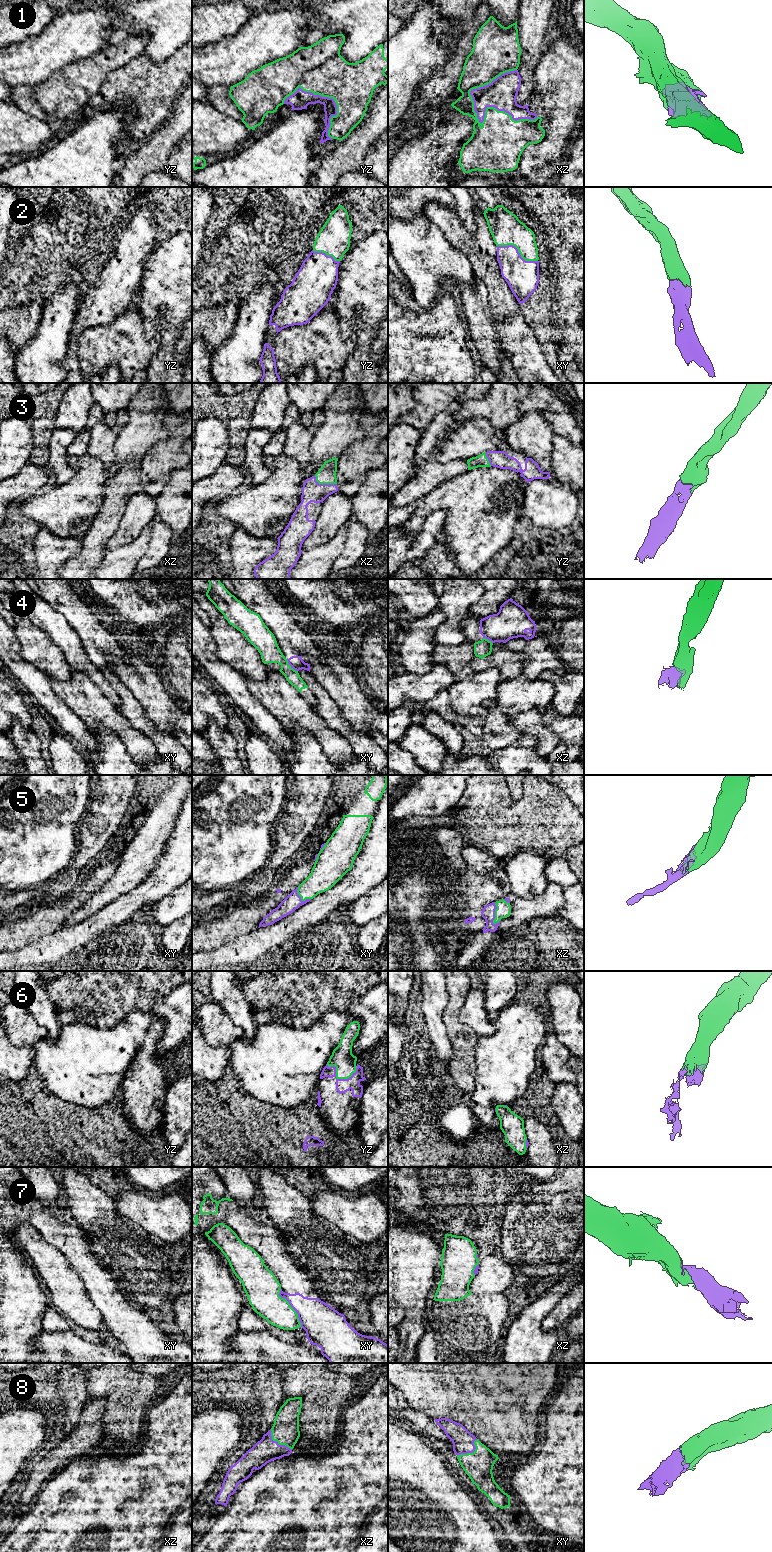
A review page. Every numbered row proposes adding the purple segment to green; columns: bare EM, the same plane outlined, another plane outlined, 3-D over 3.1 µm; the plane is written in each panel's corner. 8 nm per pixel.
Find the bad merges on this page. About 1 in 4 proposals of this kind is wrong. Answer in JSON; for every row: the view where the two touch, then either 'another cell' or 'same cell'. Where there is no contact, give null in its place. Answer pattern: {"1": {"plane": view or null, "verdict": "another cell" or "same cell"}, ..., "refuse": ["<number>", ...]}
{"1": {"plane": "xz", "verdict": "another cell"}, "2": {"plane": "xy", "verdict": "same cell"}, "3": {"plane": "xz", "verdict": "same cell"}, "4": {"plane": "xy", "verdict": "another cell"}, "5": {"plane": "xz", "verdict": "same cell"}, "6": {"plane": "yz", "verdict": "same cell"}, "7": {"plane": "xy", "verdict": "another cell"}, "8": {"plane": "xz", "verdict": "same cell"}, "refuse": ["1", "4", "7"]}

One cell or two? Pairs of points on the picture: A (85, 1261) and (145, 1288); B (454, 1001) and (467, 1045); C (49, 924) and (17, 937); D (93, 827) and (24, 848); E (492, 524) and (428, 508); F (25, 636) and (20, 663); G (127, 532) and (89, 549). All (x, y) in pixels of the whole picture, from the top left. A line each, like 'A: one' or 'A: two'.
A: two
B: one
C: one
D: two
E: one
F: two
G: two

